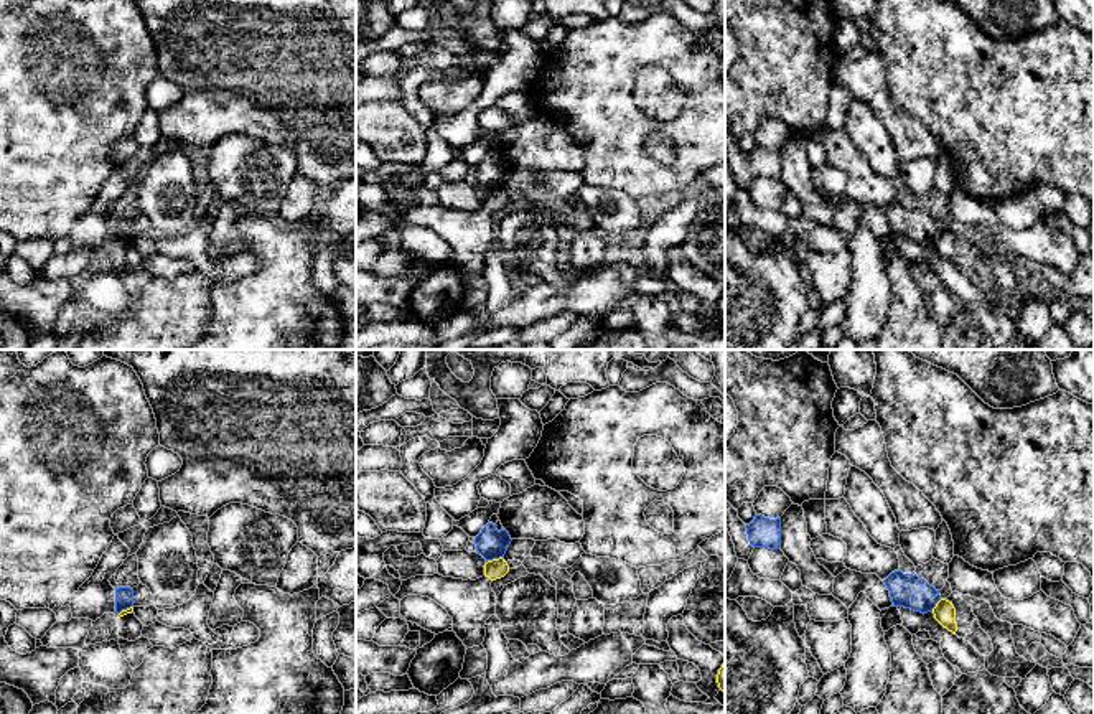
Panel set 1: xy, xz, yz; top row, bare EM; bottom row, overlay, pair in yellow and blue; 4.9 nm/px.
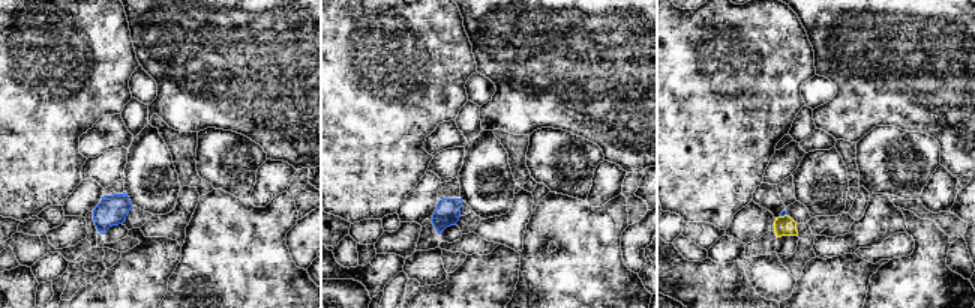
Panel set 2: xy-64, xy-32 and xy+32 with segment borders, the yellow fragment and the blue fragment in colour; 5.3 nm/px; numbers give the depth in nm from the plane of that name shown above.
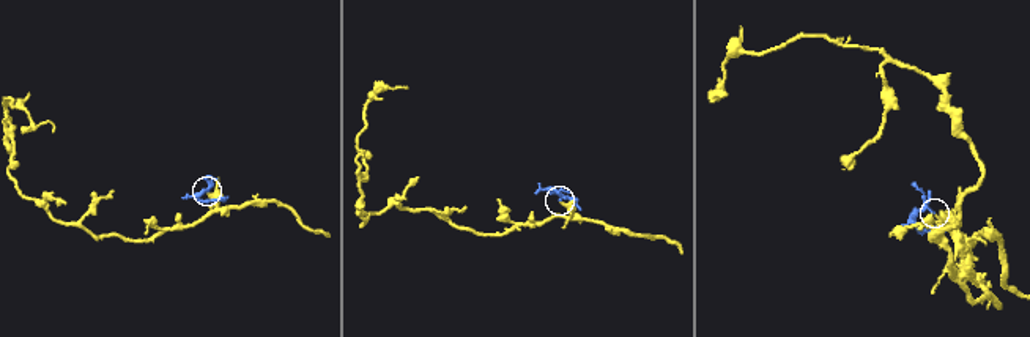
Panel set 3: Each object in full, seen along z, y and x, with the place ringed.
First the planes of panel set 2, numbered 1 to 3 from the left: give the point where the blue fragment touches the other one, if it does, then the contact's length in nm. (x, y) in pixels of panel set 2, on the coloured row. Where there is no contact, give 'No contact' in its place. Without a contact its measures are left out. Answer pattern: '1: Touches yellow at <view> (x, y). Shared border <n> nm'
1: No contact
2: No contact
3: Touches yellow at xy+32 (785, 215). Shared border 40 nm

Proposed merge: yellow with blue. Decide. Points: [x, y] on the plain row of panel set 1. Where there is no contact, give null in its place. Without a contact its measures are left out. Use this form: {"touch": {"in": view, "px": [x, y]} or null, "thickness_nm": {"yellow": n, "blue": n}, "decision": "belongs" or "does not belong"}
{"touch": {"in": "xz", "px": [493, 190]}, "thickness_nm": {"yellow": 100, "blue": 140}, "decision": "does not belong"}

